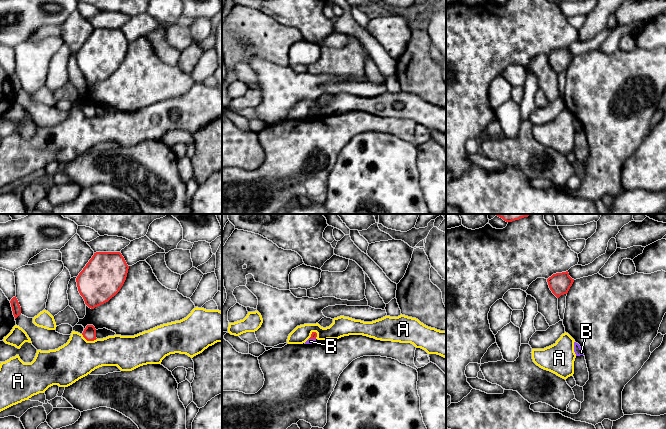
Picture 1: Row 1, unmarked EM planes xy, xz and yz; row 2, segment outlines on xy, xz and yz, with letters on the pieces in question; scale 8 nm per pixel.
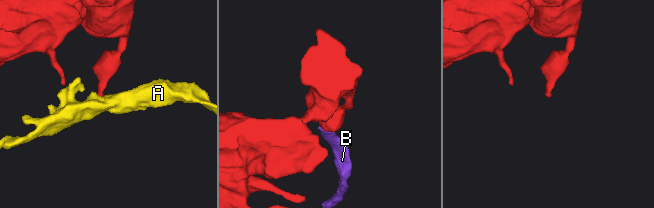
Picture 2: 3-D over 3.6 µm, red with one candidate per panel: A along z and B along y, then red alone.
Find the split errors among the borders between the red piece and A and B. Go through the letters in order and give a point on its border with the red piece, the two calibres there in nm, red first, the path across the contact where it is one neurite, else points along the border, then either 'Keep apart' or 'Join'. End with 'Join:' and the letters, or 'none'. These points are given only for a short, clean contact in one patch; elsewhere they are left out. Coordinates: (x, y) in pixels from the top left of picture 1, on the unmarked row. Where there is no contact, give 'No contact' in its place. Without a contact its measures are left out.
A: Touches red at xy (89, 116). Thickness 110 nm (red) against 300 nm. Boundary: xy (81, 110), (87, 116), (96, 115). Keep apart
B: Touches red at xz (312, 114). Thickness 50 nm (red) against 50 nm. Boundary: xz (309, 114), (315, 115). Keep apart
Join: none

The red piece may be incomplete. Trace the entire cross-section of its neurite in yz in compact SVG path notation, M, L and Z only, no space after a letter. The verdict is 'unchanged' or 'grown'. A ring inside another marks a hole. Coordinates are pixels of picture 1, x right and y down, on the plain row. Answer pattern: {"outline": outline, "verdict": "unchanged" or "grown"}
{"outline": "M568 47L553 50L547 55L548 61L552 69L559 74L561 71L567 70L572 62L574 55L569 52Z", "verdict": "unchanged"}

